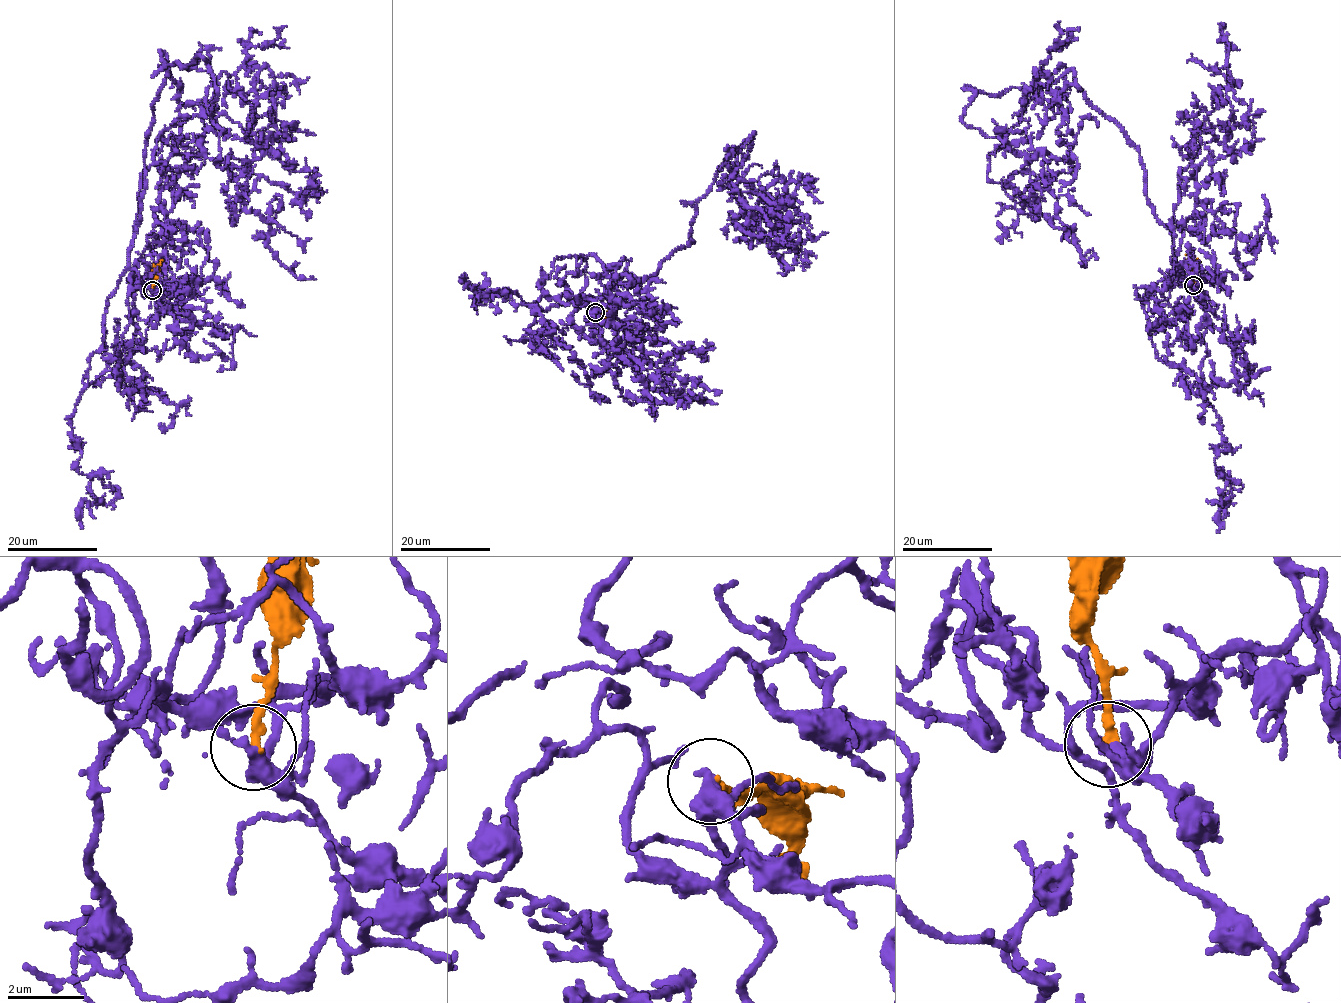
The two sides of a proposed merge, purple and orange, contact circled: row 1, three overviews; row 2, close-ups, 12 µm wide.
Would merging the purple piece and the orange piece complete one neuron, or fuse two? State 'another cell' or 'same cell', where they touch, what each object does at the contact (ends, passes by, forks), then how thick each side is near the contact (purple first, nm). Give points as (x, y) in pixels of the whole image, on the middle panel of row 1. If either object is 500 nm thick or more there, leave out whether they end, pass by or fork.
another cell; place (595, 312); purple passes by; orange ends; calibres 360 and 260 nm

